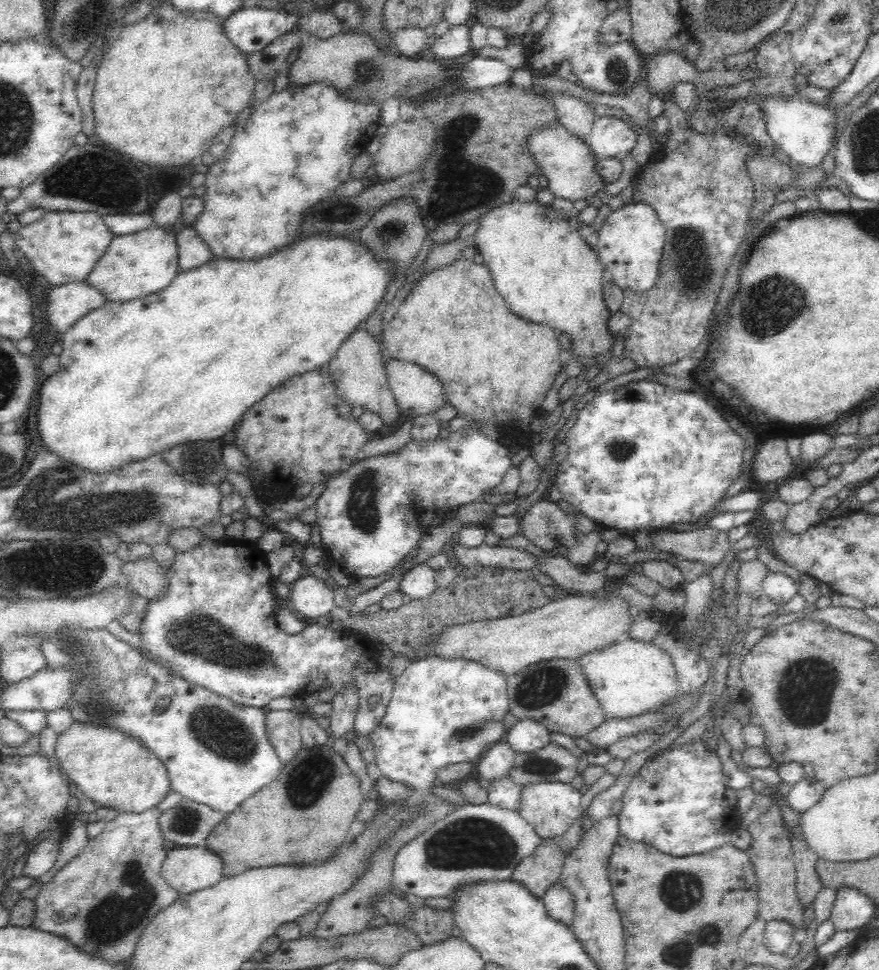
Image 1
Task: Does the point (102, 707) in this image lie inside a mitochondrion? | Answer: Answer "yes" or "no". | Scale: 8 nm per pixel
yes

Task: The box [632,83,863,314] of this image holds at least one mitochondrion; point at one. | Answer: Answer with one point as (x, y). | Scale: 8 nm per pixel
(690, 252)

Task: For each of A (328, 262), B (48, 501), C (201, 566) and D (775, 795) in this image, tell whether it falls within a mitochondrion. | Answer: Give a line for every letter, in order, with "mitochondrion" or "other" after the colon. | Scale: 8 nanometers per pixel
A: other
B: mitochondrion
C: other
D: other

